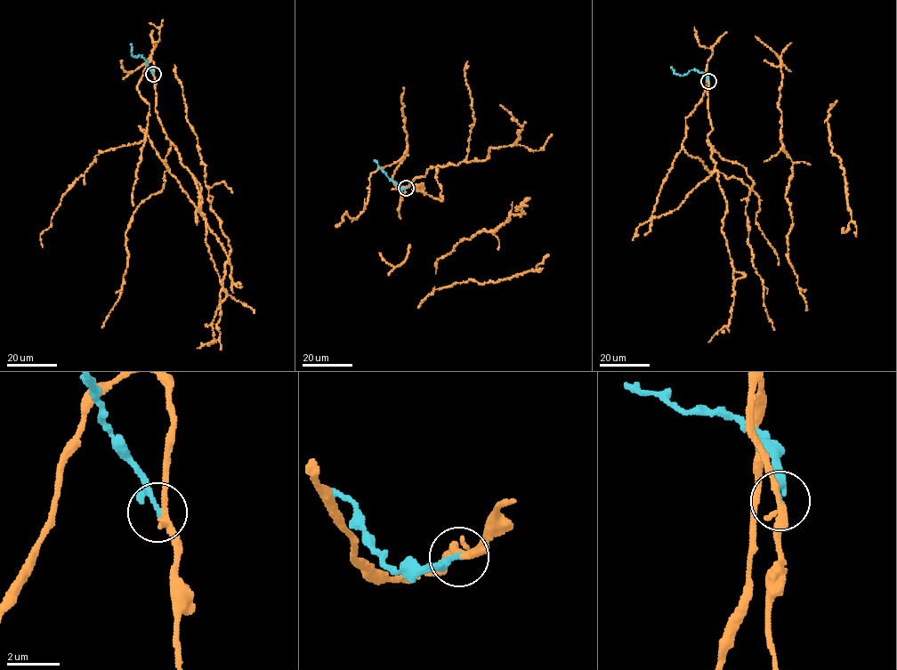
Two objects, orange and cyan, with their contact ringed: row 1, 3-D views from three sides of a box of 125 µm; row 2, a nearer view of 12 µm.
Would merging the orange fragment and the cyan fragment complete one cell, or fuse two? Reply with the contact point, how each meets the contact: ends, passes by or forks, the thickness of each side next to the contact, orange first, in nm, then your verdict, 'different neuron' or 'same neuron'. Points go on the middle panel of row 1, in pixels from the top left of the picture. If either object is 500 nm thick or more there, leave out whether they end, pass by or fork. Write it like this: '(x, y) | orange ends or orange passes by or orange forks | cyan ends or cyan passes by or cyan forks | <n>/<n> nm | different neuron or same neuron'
(406, 188) | orange passes by | cyan passes by | 240/140 nm | different neuron

